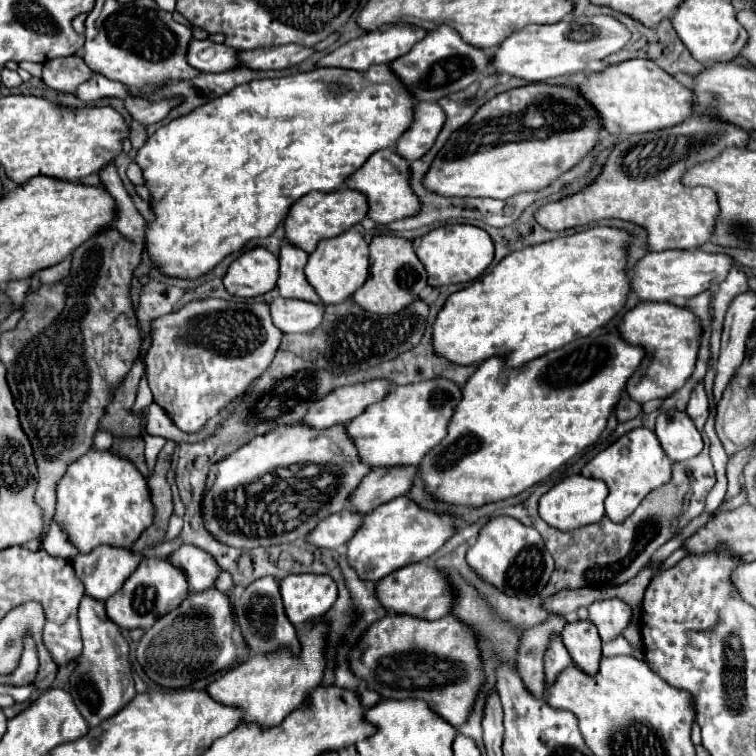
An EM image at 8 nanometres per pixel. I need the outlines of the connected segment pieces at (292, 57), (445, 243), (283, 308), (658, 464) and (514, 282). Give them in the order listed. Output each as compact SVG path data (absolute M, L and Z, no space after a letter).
M287 44L277 48L255 48L255 50L241 50L237 52L237 60L241 66L251 70L281 70L295 66L313 54L307 46Z
M445 224L415 242L415 252L429 274L429 286L463 284L479 278L493 260L493 242L489 234L471 224Z
M275 298L269 302L271 320L283 334L297 332L313 332L317 324L321 324L321 304L309 304L301 300Z
M635 428L607 446L603 452L599 452L593 460L589 460L583 466L581 474L587 478L601 478L607 484L609 496L605 498L605 514L613 522L621 522L639 506L639 502L651 490L671 480L671 460L667 458L657 436L651 430Z
M595 226L595 228L589 228L589 230L583 230L583 232L577 232L573 236L563 236L563 238L555 238L551 242L545 242L545 244L537 244L537 246L527 246L523 250L517 250L517 252L511 252L509 256L505 256L489 274L481 276L479 280L475 280L473 284L469 284L467 288L451 294L447 298L447 302L443 304L443 308L439 310L437 314L437 320L433 324L433 352L453 364L459 364L459 366L479 366L483 360L487 358L493 358L493 356L499 356L505 360L505 368L519 368L523 366L525 362L531 362L551 350L559 350L561 346L577 340L577 338L583 338L583 336L589 336L593 330L605 326L625 304L627 300L627 294L629 294L629 276L625 272L625 246L627 246L627 240L629 240L629 234L623 232L623 230L617 230L617 228L607 228L607 226Z

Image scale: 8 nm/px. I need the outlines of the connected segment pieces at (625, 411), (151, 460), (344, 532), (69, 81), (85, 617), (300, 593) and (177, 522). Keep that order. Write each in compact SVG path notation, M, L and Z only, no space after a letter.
M621 396L619 398L619 402L615 404L615 416L617 416L617 420L619 422L625 422L625 420L631 420L631 418L635 418L635 416L639 416L641 414L641 406L637 404L637 402L631 402L629 400L629 396Z
M146 433L143 434L143 440L145 442L145 450L144 450L145 461L149 470L153 471L156 464L157 456L160 450L167 442L167 440L161 437L161 444L159 444L160 438L155 436L145 436L145 435Z
M347 508L335 512L333 516L321 520L313 528L313 532L309 532L307 542L317 548L339 550L345 546L345 540L353 534L353 528L357 528L357 520L361 520L361 516L353 516L353 512L349 512Z
M79 56L53 58L43 66L43 82L59 92L73 92L81 82L89 80L91 72Z
M85 596L79 606L79 624L83 636L83 652L75 660L75 670L69 676L69 694L73 696L79 712L89 726L97 726L101 720L119 712L133 696L133 676L129 666L129 644L121 636L117 624L113 624L105 612L105 604L89 600Z
M293 574L279 582L285 614L293 626L321 618L337 600L337 586L331 576Z
M172 515L169 520L168 531L165 537L159 543L176 538L183 529L183 525L184 521L182 517L179 517L177 515Z

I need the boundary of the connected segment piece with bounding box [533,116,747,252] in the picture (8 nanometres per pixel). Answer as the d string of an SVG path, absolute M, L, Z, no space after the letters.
M689 116L685 122L649 134L625 136L613 146L601 174L583 190L535 210L535 220L545 230L567 230L603 218L619 218L647 230L647 250L693 250L713 236L717 198L709 188L685 188L681 176L701 160L719 156L727 146L747 146L747 132L731 124L701 124Z

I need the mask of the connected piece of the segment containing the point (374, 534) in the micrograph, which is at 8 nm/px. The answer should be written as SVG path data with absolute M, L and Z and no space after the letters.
M397 496L363 516L355 536L347 542L347 562L361 580L377 582L397 568L427 560L453 536L453 532L455 520L451 516L437 516L421 510L407 496Z

